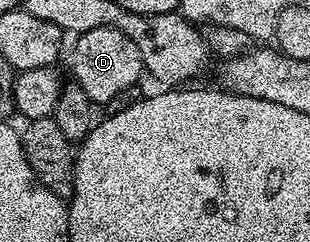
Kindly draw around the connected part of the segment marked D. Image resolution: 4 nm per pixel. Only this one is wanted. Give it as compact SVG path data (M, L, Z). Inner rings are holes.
M98 27L88 30L75 38L76 46L72 49L71 76L86 91L93 103L105 103L126 87L137 84L145 72L142 55L138 55L138 47L122 31Z

